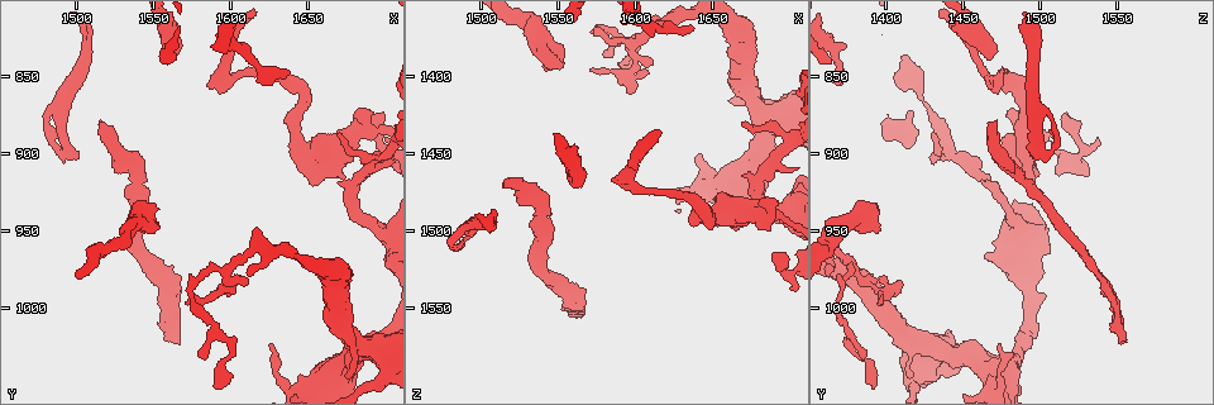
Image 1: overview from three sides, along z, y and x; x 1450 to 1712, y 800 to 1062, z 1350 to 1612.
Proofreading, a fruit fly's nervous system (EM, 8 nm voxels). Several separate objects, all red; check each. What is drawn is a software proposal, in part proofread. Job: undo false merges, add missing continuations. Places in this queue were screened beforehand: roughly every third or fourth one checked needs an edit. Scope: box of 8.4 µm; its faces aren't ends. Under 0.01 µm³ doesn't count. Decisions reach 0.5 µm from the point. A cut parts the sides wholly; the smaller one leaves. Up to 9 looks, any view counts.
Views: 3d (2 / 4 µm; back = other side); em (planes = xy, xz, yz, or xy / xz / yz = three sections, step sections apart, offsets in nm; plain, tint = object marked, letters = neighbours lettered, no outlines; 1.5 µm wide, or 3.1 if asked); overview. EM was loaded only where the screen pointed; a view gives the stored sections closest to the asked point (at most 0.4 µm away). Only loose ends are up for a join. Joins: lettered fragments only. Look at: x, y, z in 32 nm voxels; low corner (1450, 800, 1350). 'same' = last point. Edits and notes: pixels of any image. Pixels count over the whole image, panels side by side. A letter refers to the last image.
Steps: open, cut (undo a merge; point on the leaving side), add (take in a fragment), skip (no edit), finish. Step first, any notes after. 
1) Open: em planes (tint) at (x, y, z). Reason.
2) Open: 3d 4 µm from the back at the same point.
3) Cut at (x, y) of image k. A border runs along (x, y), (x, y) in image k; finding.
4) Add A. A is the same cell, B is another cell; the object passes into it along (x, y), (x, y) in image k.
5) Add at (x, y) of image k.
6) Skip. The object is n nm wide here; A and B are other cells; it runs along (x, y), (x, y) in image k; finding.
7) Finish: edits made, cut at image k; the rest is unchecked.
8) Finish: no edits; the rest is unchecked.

Open: 3d 4 µm from the back at (1486, 868, 1500). A fork.

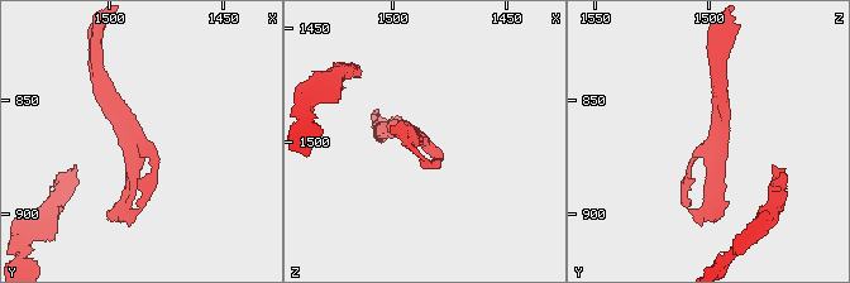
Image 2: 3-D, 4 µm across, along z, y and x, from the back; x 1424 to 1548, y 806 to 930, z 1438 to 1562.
Open: em planes (letters) at (1486, 870, 1499).

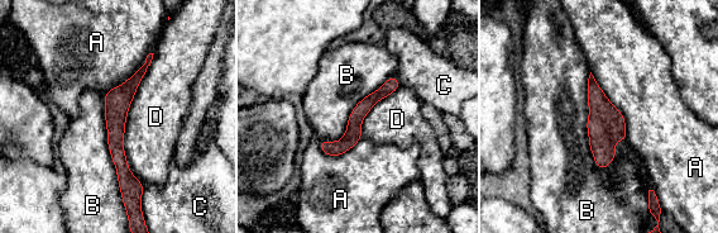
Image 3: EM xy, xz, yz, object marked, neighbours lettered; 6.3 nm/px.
Skip. The object is 100 nm wide here; A, B, C and D are other cells; it runs along (144, 67), (116, 103), (129, 190) in image 3; all the same neuron.

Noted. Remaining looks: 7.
Open: 3d 4 µm at (1552, 946, 1386).

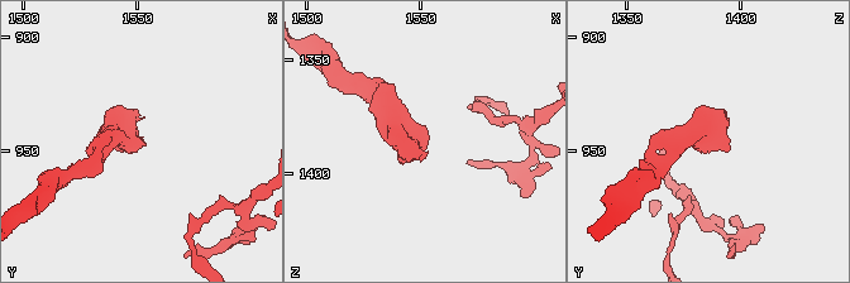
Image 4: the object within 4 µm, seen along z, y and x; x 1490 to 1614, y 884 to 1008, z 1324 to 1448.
Open: em planes (letters) at (1552, 947, 1388).

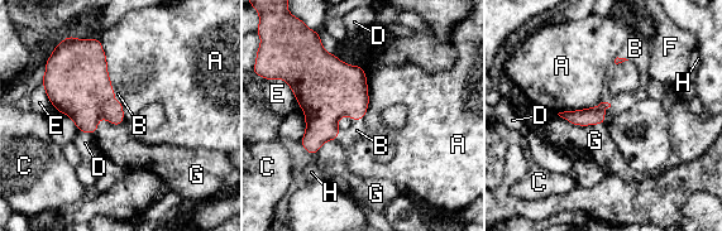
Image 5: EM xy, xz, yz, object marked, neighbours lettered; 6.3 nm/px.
Add B. B is the same cell, A, C, D, E, F, G and H are other cells; the object passes into it along (596, 115), (603, 112), (621, 104) in image 5; it goes on there.

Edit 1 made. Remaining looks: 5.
Open: overview. See it whole again.

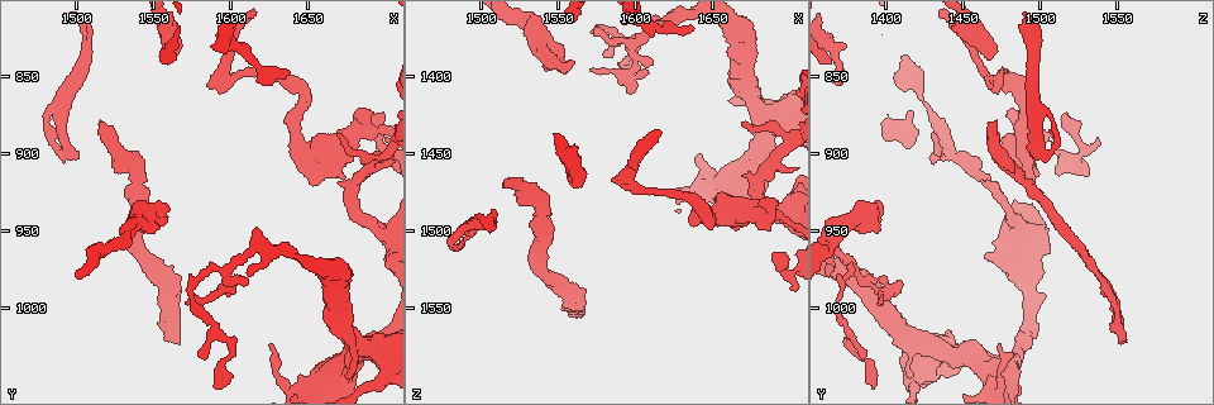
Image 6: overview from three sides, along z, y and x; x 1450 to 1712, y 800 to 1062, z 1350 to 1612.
Open: 3d 4 µm at (1584, 854, 1464). Tapers out.

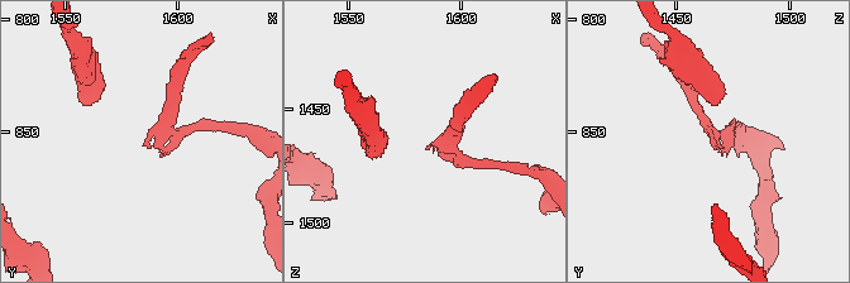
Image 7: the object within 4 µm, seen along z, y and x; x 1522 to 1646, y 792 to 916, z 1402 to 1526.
Open: em planes (letters) at (1586, 853, 1465). Shape alone is not enough.

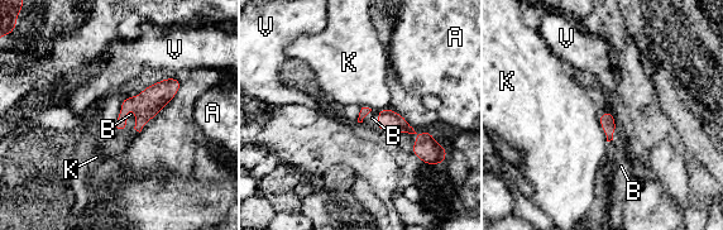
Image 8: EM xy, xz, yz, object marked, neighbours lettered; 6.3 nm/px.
Add B. B is the same cell, A, K and V are other cells; the object passes into it along (147, 105), (127, 116), (130, 114) in image 8; it goes on there.

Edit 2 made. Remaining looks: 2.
Open: em xz step 8 (letters) at (1684, 874, 1494). Free end.

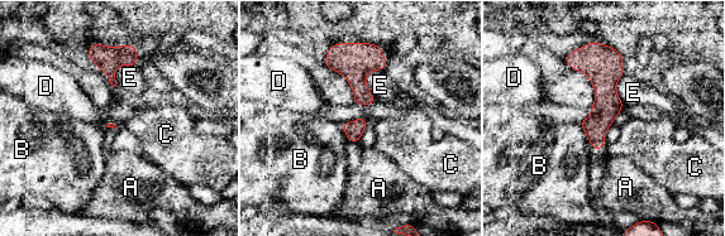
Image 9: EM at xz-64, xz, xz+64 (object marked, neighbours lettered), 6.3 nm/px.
Open: em xy step 4 (letters) at the same point. Cut it another way.

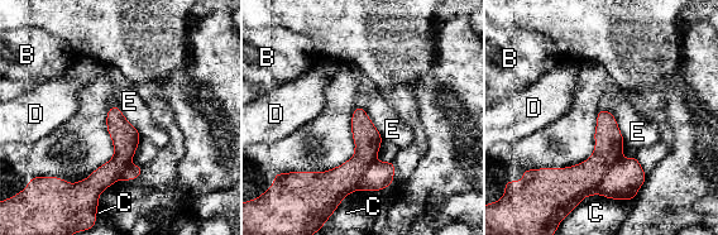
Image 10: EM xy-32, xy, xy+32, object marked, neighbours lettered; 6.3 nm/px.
Cut at (568, 186) of image 10. The longest contact is with E, 260 nm; B, C, D and E are other cells; a second neuron is stuck on.

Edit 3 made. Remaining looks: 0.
Finish: edits made, add at image 5, add at image 8, cut at image 10; the rest is unchecked.

